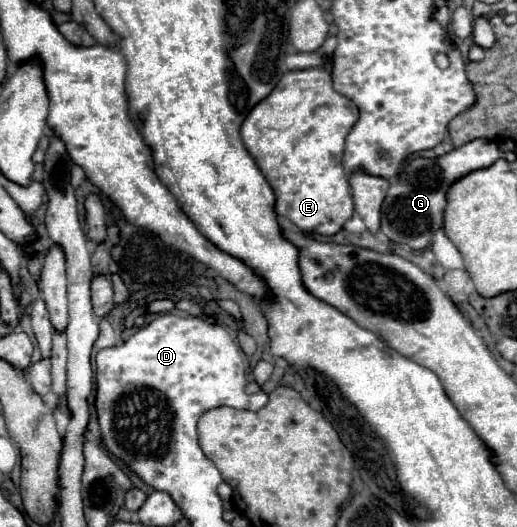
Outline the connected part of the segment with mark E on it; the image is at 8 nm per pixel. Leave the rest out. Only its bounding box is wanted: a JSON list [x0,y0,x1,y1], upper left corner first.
[241,66,359,236]

